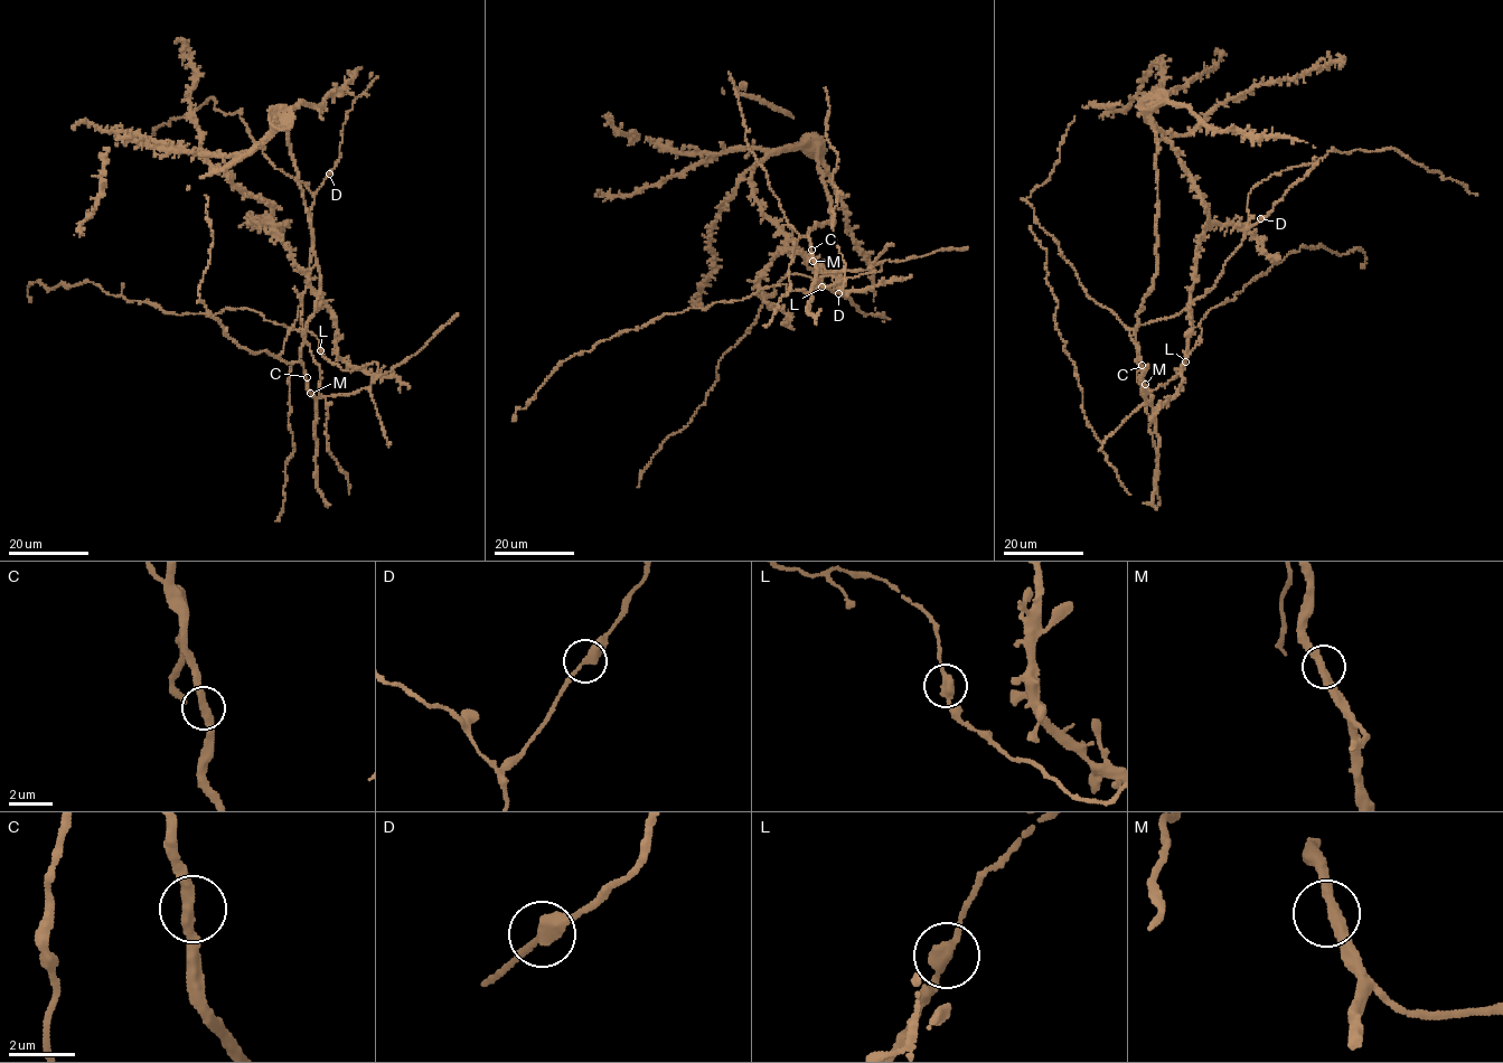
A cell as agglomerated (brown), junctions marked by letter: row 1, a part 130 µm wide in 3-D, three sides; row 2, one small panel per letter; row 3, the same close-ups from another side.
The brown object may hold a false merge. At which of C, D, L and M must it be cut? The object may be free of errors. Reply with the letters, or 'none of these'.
none of these

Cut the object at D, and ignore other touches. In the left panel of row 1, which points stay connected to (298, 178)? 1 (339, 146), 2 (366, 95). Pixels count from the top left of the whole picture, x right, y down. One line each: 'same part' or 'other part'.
1: other part
2: other part

